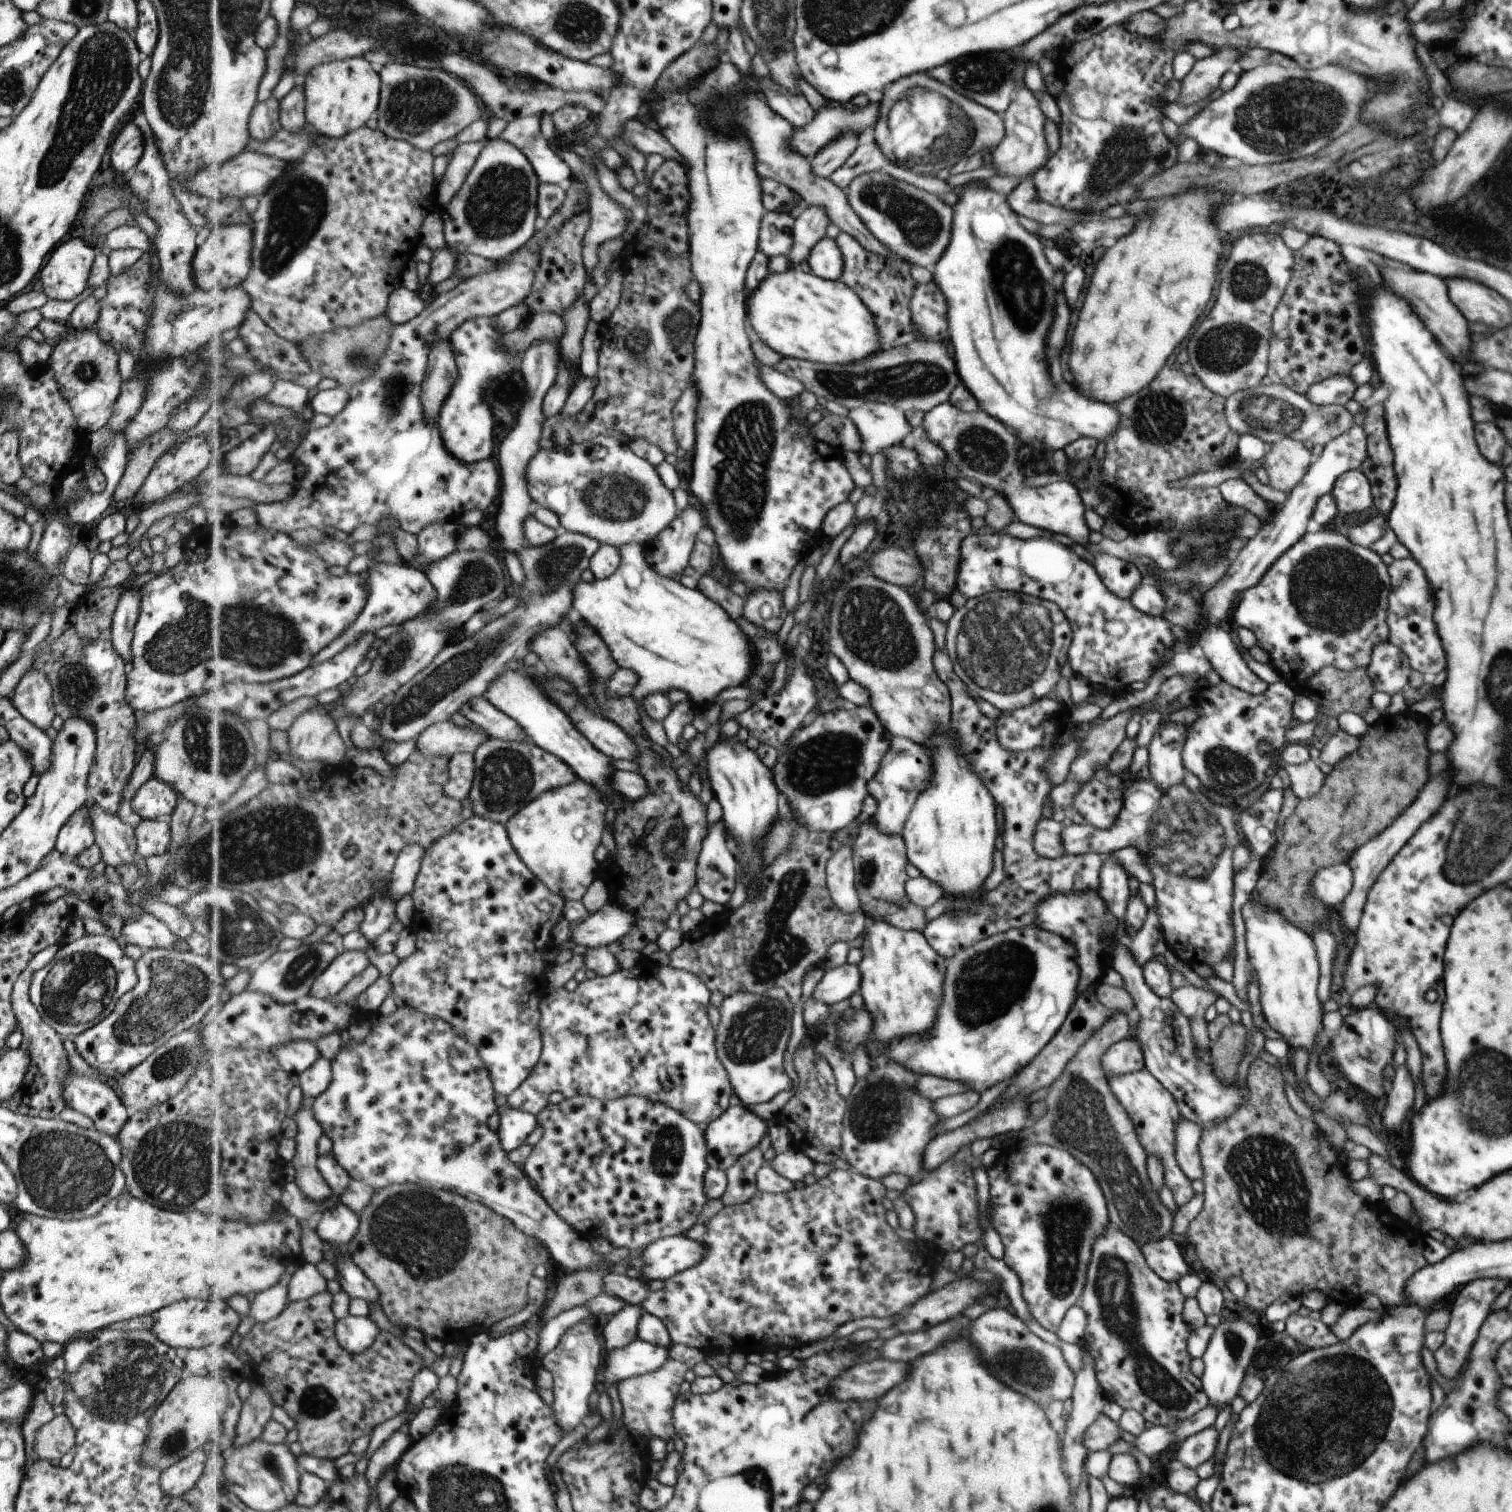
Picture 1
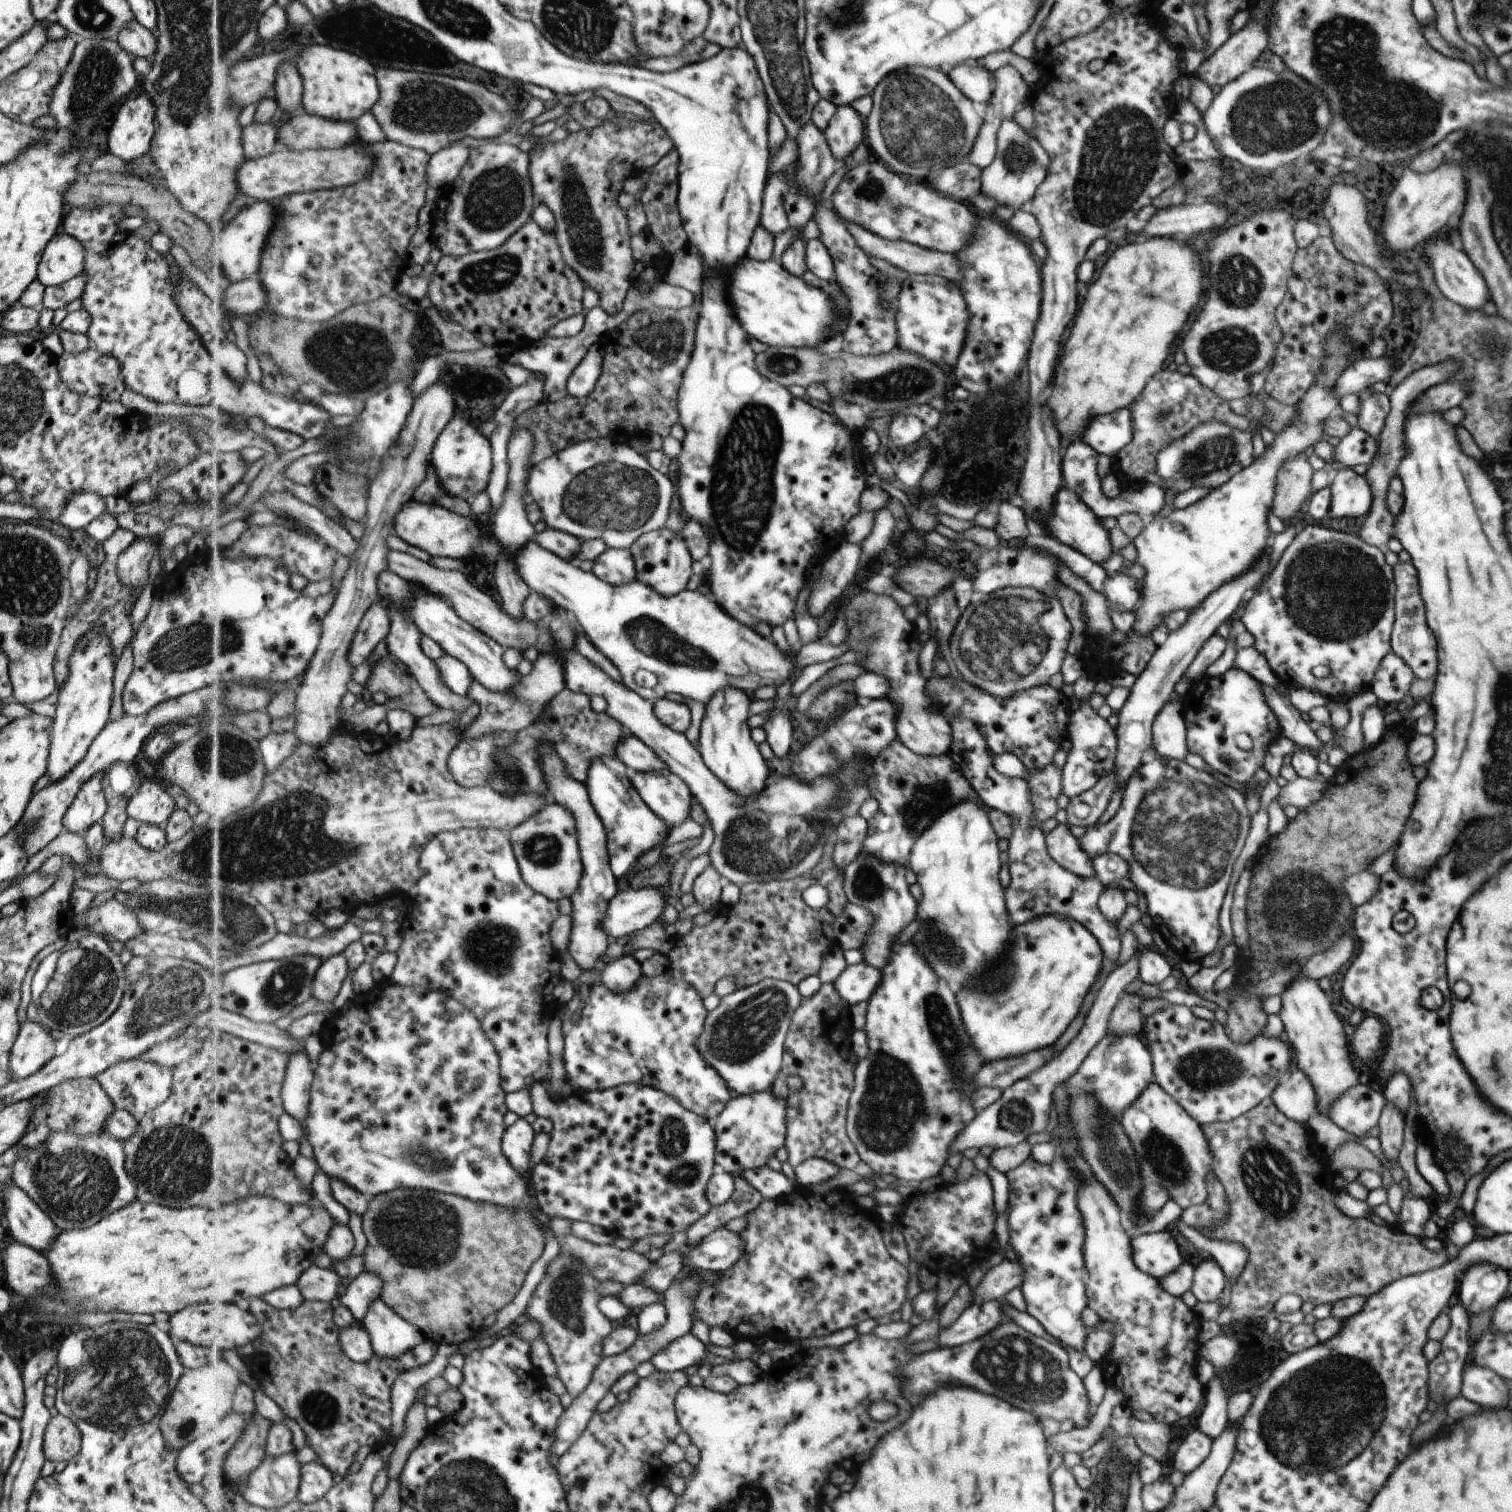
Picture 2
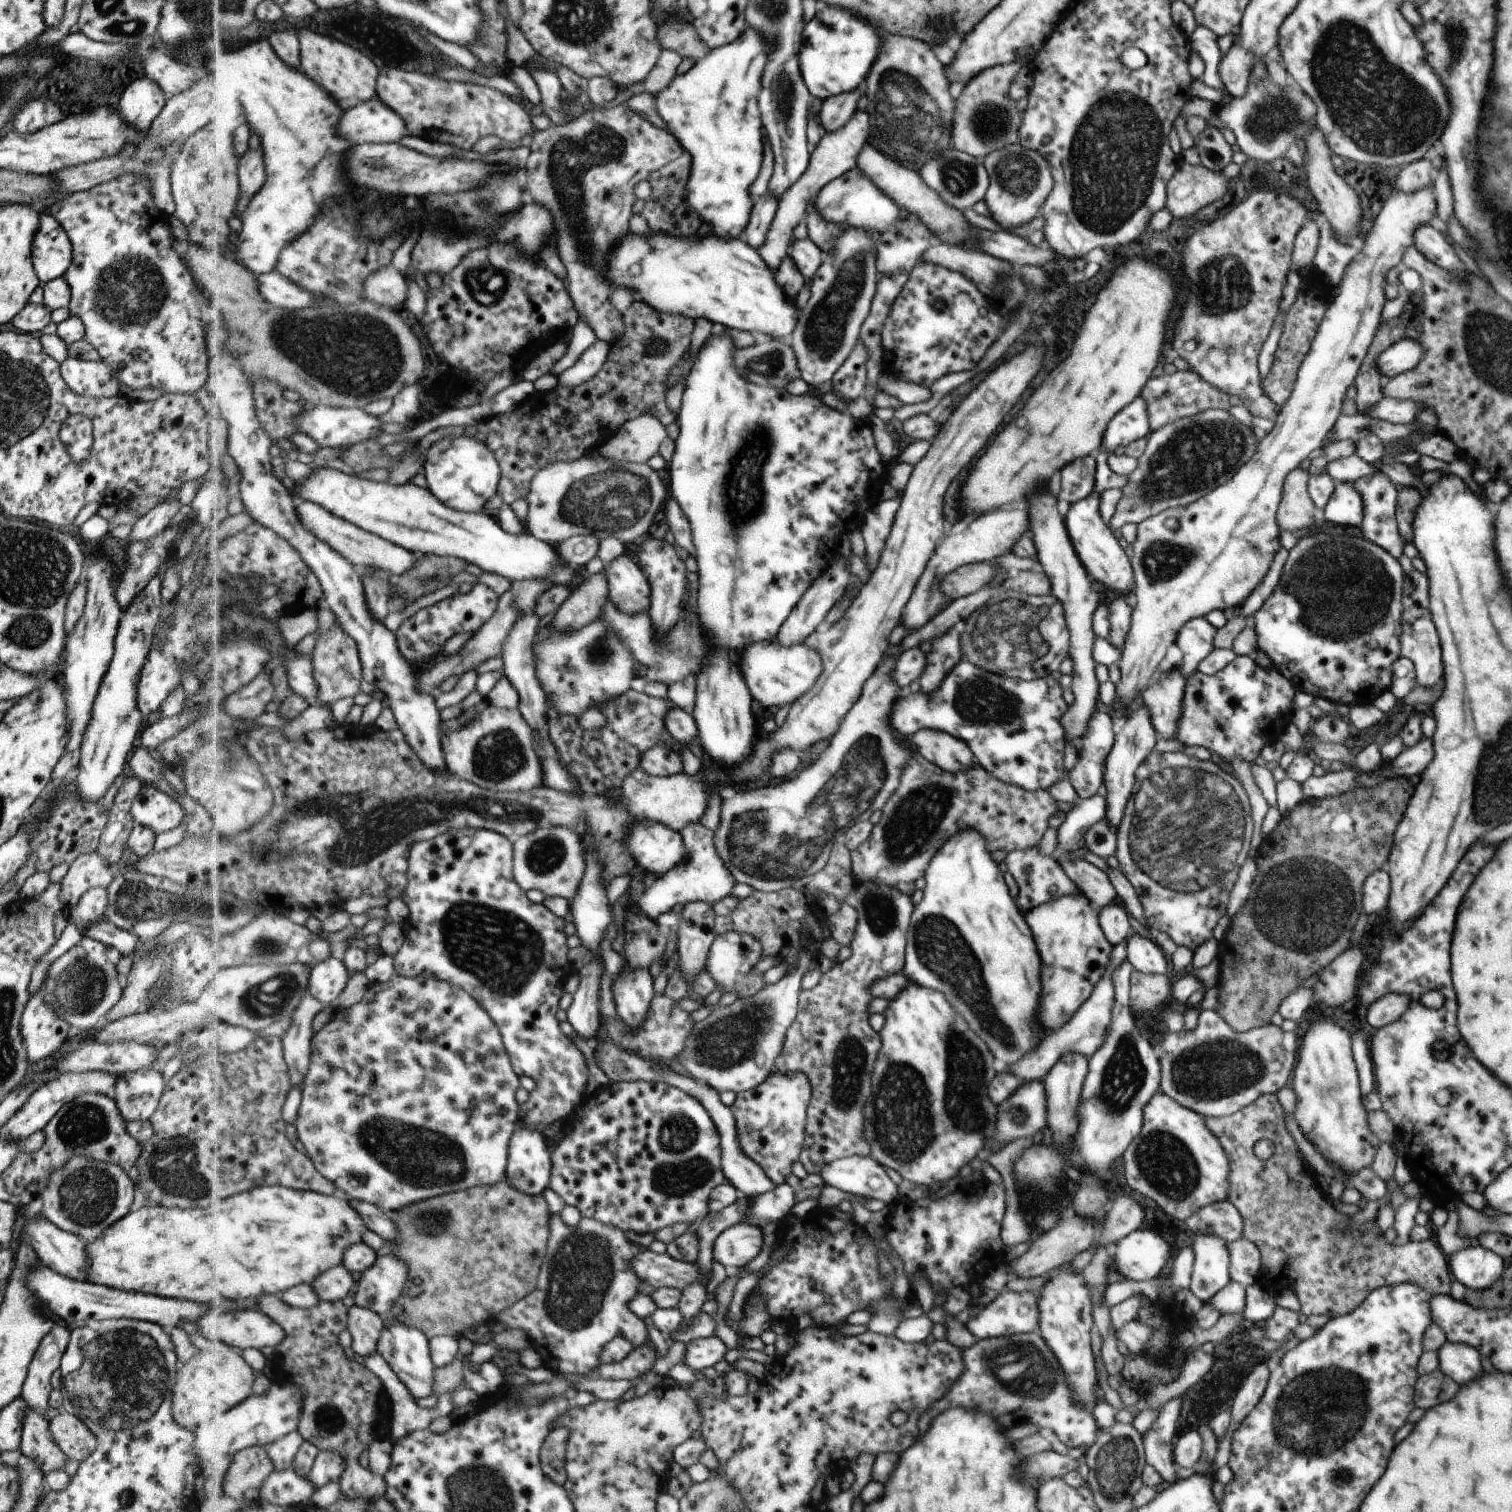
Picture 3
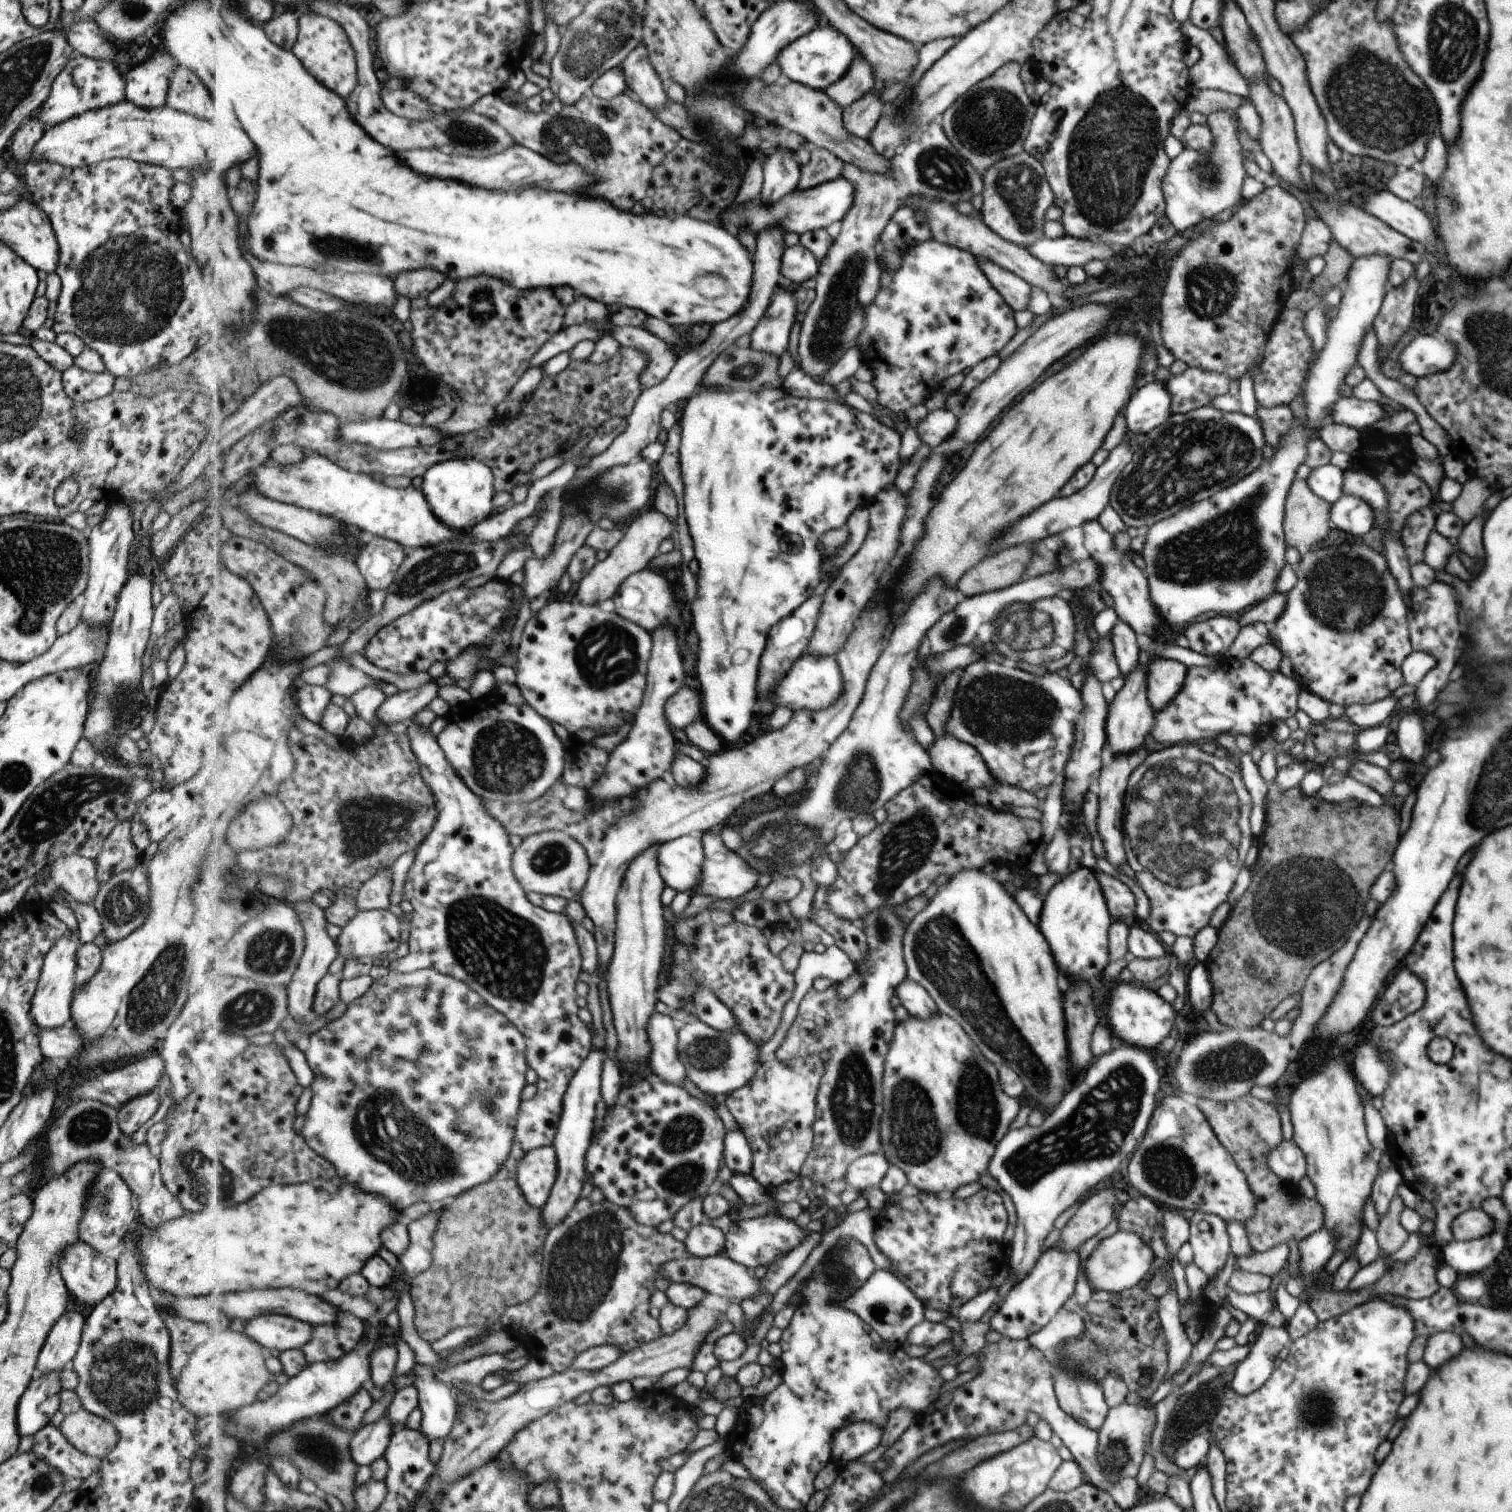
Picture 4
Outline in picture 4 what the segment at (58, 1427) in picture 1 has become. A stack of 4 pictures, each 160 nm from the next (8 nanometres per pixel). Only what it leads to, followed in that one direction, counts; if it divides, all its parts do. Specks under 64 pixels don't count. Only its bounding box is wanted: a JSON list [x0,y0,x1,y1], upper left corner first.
[57,1409,117,1459]

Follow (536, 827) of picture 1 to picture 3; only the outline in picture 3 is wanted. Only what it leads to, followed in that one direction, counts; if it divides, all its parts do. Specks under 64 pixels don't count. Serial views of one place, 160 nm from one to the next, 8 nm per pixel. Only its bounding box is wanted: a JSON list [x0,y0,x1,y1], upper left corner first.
[514,826,587,906]

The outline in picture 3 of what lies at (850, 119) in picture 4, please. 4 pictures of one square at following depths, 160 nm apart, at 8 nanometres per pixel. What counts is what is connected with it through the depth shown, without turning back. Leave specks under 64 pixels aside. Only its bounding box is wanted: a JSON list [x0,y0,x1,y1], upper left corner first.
[759,110,870,272]

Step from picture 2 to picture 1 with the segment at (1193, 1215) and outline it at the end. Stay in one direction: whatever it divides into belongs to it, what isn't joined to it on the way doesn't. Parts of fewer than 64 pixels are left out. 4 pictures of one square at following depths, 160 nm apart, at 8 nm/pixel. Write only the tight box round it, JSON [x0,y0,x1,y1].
[1175,1119,1203,1180]

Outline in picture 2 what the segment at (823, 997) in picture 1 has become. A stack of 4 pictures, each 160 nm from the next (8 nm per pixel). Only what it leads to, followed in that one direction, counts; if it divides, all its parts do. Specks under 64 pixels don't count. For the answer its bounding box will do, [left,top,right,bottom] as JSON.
[835,963,882,1004]

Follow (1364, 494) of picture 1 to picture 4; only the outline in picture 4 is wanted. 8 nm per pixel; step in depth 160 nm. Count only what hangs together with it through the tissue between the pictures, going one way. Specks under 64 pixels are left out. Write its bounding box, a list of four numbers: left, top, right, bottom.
[1330,495,1373,537]

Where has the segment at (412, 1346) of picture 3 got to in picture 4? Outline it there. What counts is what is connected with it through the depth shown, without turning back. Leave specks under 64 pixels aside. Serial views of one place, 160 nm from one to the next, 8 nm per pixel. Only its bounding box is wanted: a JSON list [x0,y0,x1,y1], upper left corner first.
[413,1363,458,1441]

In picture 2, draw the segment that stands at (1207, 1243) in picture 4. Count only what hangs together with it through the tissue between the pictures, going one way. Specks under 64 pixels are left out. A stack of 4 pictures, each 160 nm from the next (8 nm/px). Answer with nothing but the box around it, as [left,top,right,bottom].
[1189,1255,1225,1302]

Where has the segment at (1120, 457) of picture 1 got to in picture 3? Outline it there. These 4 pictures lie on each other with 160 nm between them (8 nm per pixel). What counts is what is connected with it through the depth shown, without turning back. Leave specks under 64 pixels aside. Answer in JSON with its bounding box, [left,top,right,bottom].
[1123,369,1230,459]

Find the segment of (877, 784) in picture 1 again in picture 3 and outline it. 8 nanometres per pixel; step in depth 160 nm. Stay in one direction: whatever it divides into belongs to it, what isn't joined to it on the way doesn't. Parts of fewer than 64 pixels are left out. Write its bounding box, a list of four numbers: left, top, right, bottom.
[852,752,1059,896]

